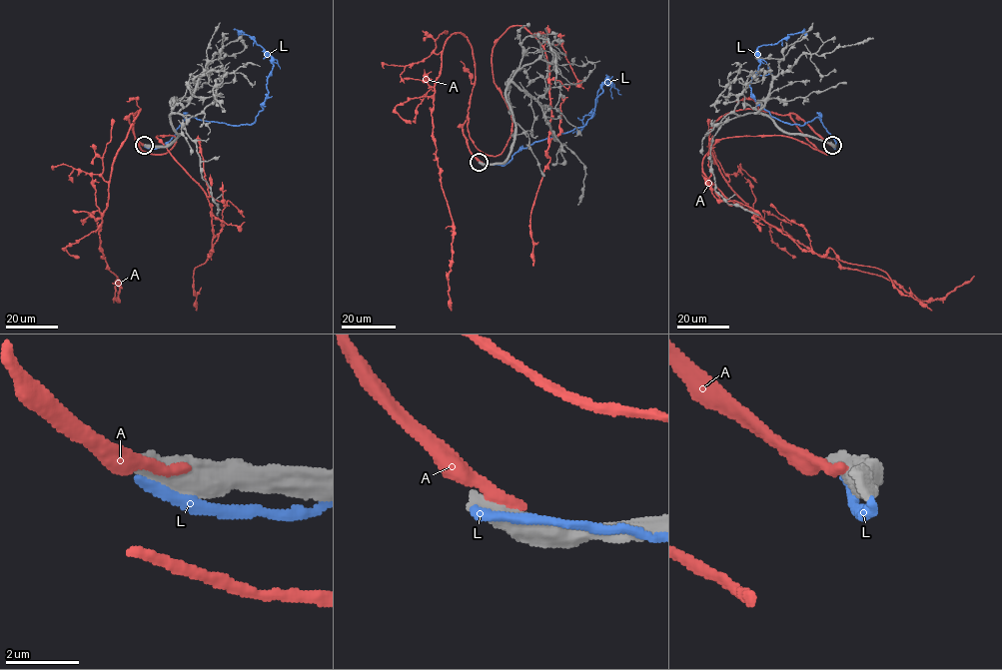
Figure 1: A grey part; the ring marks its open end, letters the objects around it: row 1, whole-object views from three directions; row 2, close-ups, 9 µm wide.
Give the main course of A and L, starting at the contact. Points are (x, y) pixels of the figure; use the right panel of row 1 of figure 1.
A: (832, 145), (790, 114), (826, 154), (777, 135), (724, 138), (702, 173), (801, 249), (880, 269), (931, 310)
L: (833, 147), (835, 141), (818, 117), (790, 125), (773, 117), (751, 93), (759, 64), (757, 48), (804, 30)

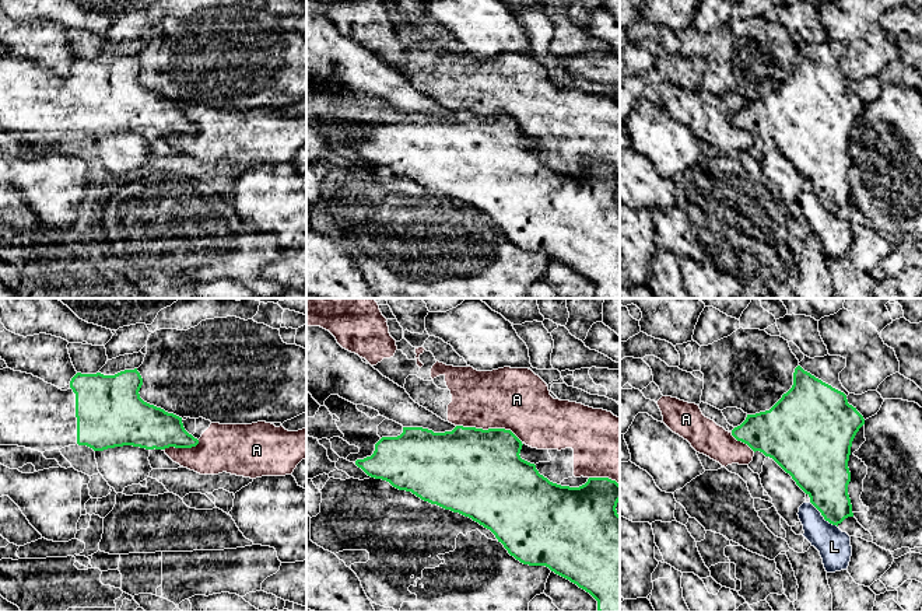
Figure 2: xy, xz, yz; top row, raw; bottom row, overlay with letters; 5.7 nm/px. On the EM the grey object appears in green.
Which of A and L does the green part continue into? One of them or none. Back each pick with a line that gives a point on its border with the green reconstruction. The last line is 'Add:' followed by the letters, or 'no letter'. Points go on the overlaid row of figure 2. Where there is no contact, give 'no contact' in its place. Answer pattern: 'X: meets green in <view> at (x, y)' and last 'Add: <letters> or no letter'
Add: no letter

